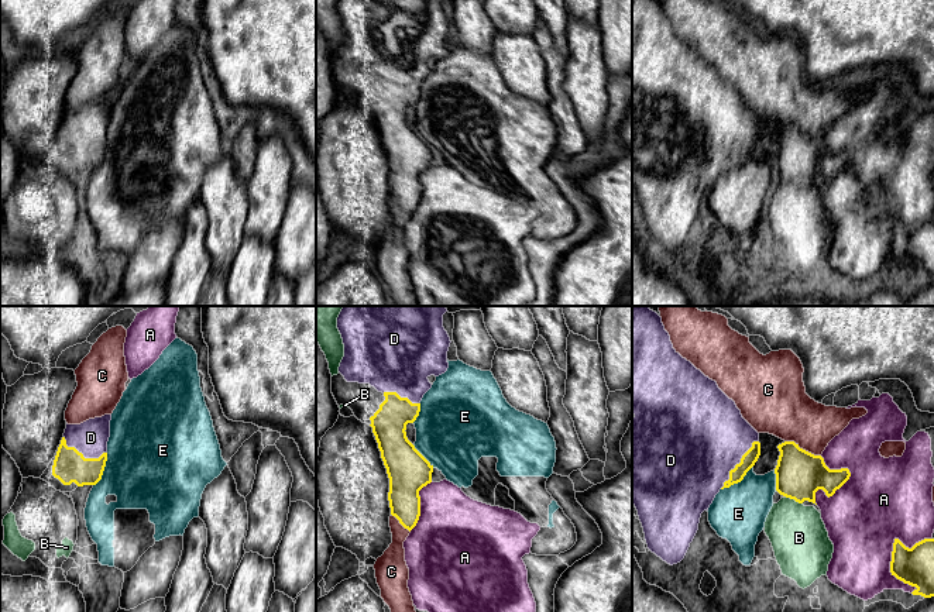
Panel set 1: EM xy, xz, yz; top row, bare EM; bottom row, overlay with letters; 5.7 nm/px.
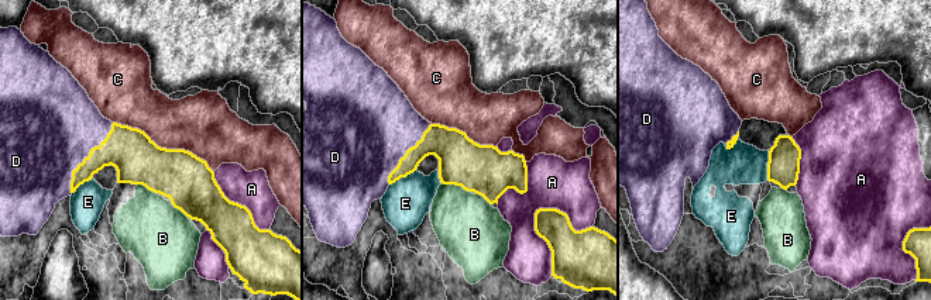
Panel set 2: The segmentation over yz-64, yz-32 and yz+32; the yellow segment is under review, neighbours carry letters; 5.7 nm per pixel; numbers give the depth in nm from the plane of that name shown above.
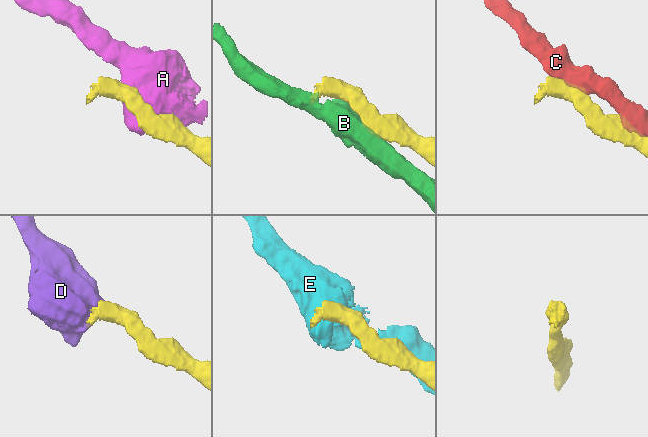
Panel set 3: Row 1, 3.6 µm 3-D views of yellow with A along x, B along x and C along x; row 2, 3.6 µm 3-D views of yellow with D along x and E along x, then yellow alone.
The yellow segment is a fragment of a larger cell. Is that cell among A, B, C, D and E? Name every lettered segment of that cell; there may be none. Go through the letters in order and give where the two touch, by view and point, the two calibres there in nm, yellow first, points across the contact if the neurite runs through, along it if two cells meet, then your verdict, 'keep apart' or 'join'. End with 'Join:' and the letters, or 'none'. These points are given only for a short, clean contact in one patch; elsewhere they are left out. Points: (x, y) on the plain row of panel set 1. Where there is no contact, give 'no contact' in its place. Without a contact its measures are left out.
A: yz (892, 237) | 220/420 nm | keep apart
B: yz (793, 182) | 280/320 nm | keep apart
C: yz (802, 133) | 280/320 nm | keep apart
D: yz (740, 147) | 90/480 nm | join
E: yz (738, 165) | 90/320 nm | along yz (752, 150), (740, 165), (721, 174) | keep apart
Join: D

